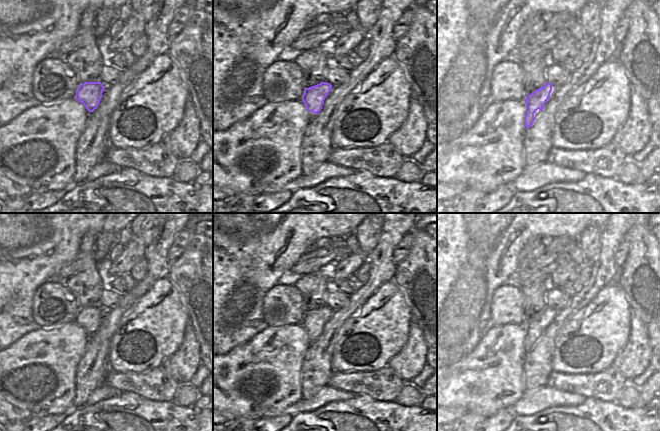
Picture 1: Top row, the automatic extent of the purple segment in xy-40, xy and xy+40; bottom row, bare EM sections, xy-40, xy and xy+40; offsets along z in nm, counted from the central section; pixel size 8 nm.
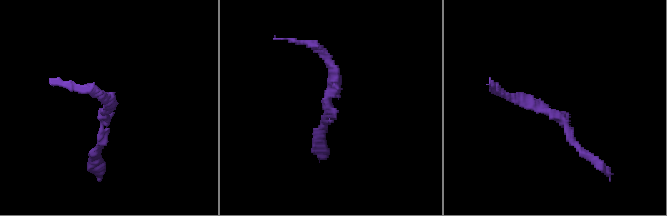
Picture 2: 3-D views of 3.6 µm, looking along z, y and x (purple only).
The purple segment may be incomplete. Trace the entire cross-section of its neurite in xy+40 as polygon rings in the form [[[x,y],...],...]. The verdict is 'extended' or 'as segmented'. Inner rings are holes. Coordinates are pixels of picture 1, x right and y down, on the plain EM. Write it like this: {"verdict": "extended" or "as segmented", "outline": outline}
{"verdict": "as segmented", "outline": [[[546,306],[541,312],[535,314],[526,320],[524,324],[526,327],[526,339],[524,341],[524,349],[528,353],[534,347],[534,337],[539,333],[543,334],[546,325],[550,321],[552,315],[552,308]]]}

